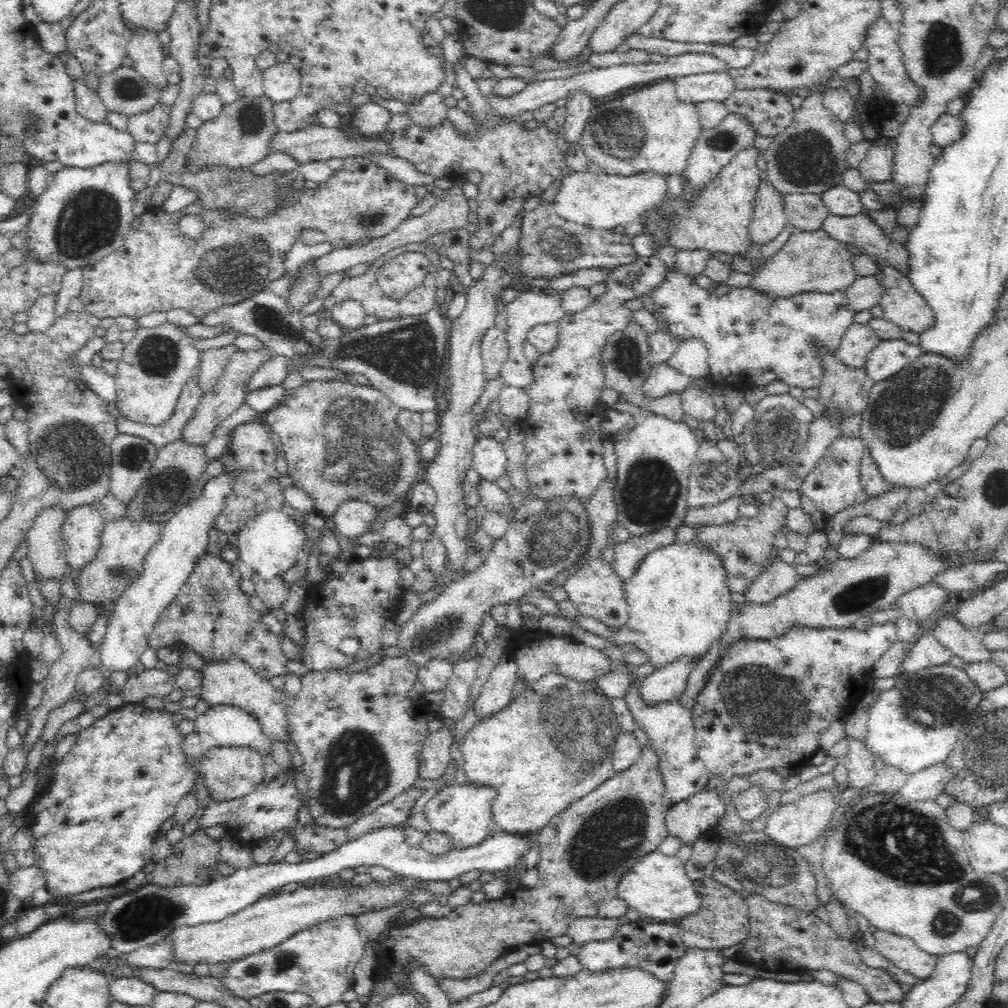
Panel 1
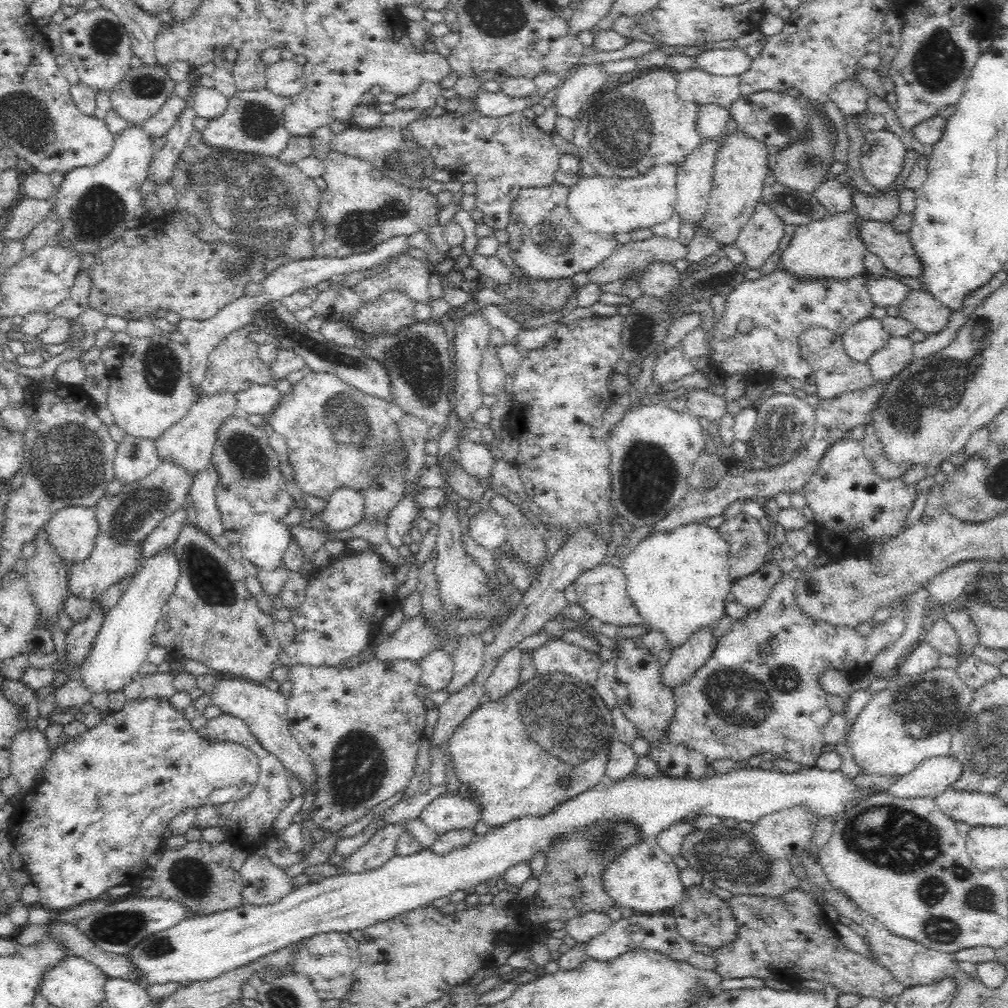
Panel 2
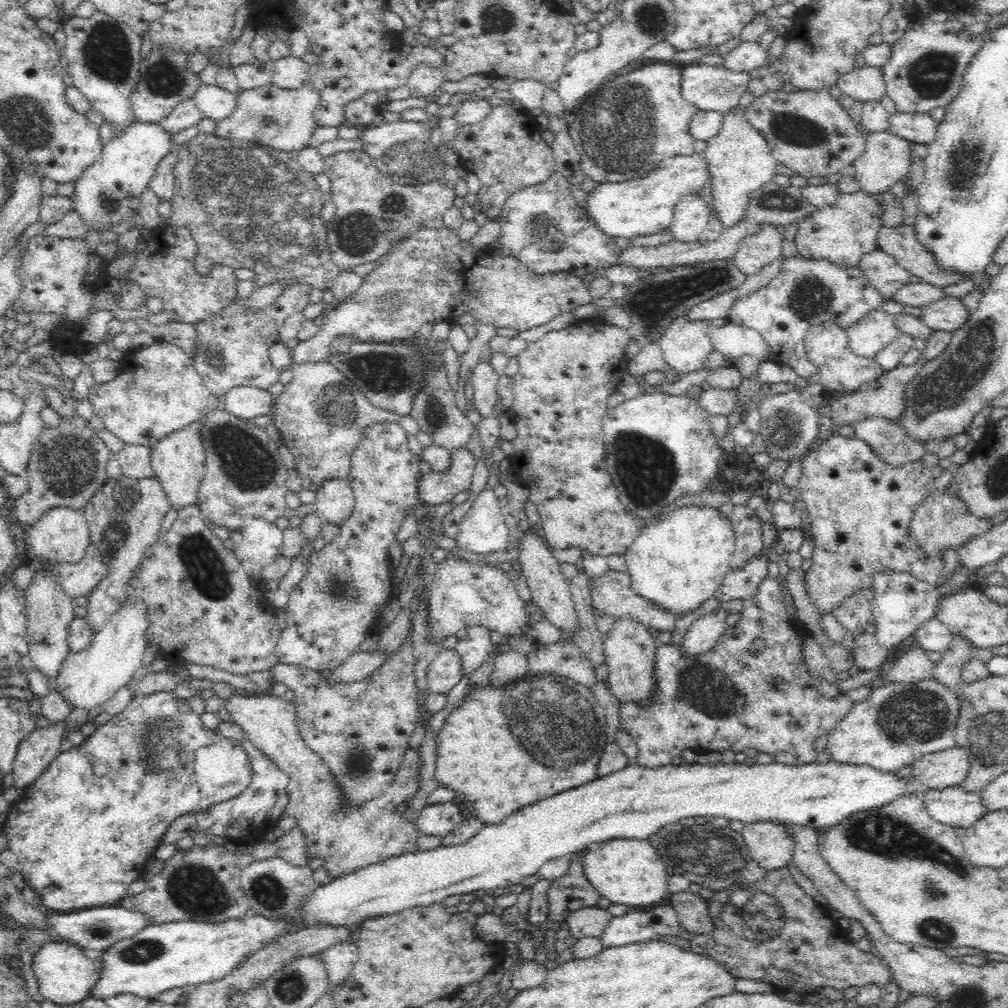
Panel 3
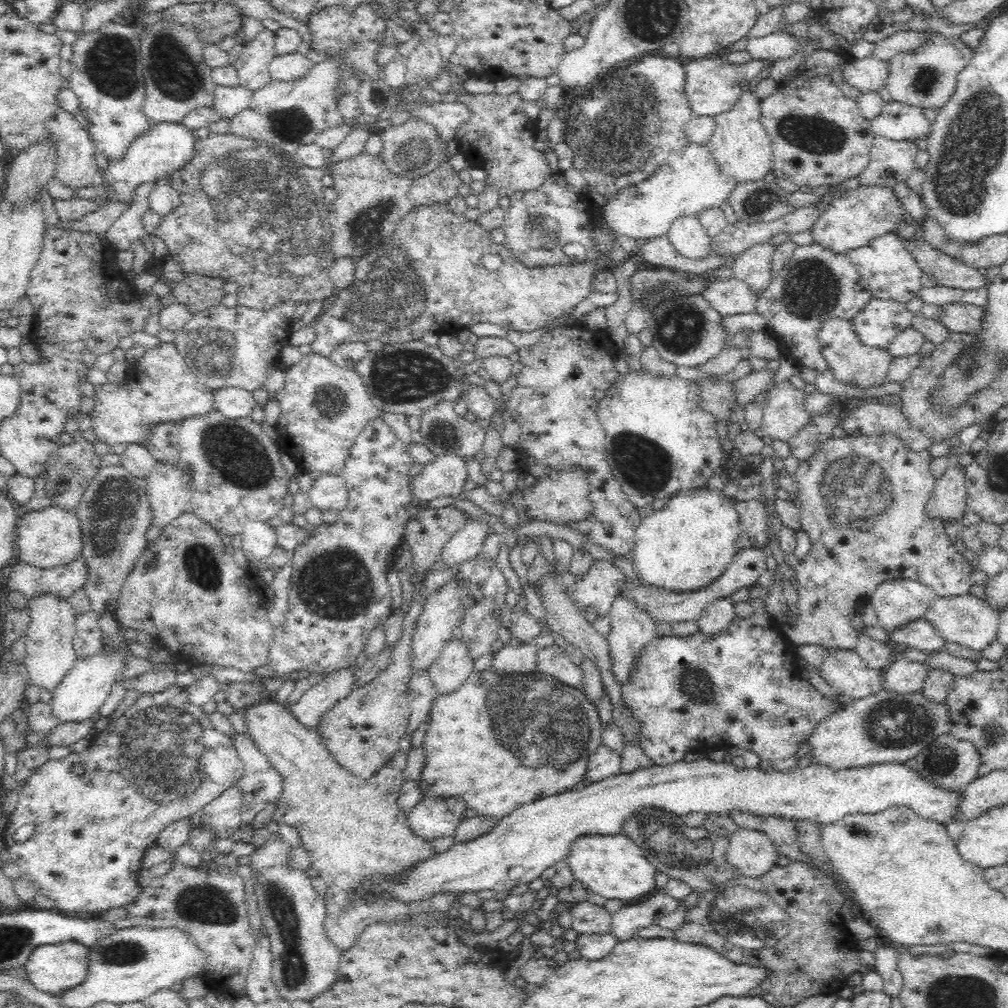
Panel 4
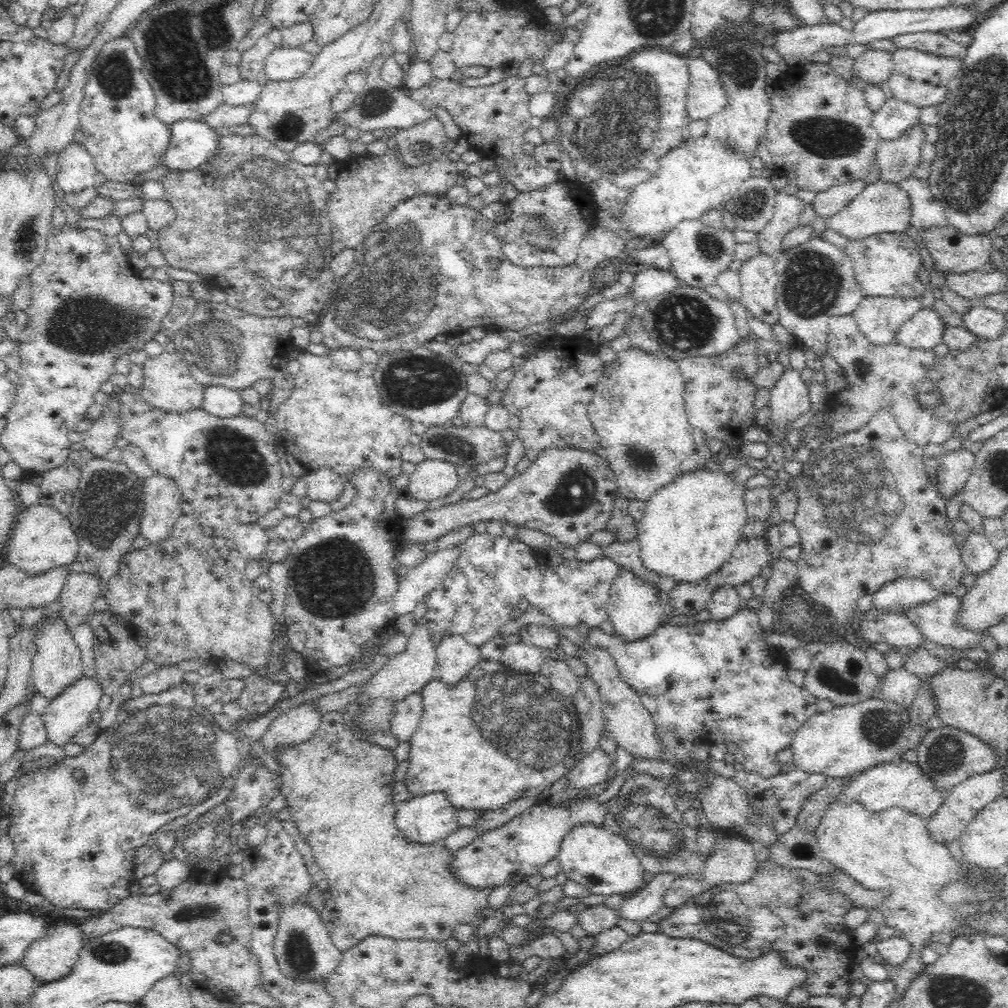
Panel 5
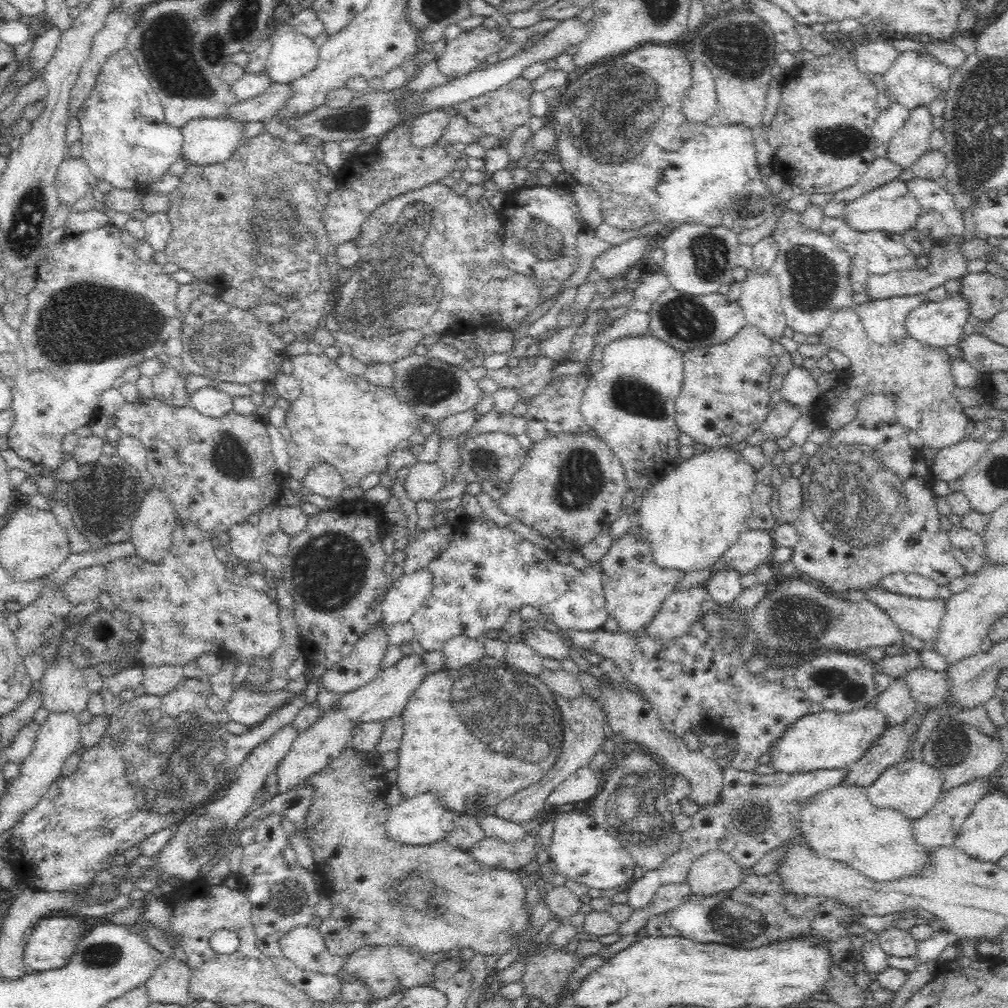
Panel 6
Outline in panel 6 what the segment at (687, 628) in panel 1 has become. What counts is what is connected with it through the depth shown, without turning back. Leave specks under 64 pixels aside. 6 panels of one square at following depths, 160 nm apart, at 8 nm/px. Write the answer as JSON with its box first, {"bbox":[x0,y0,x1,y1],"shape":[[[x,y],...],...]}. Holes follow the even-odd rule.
{"bbox":[638,447,757,573],"shape":[[[702,447],[702,453],[696,454],[688,460],[685,460],[676,468],[671,471],[670,474],[666,474],[662,480],[658,481],[656,486],[650,488],[646,493],[646,498],[643,499],[642,506],[640,506],[639,523],[638,525],[646,533],[646,540],[650,541],[650,548],[652,549],[652,559],[658,567],[663,569],[678,569],[685,573],[694,572],[698,570],[706,570],[711,568],[713,564],[722,556],[725,550],[728,550],[730,546],[738,540],[739,534],[746,530],[746,520],[750,517],[751,501],[749,497],[753,494],[755,485],[757,484],[756,473],[757,471],[752,467],[750,462],[747,462],[738,448],[716,448],[715,450],[709,450]]]}

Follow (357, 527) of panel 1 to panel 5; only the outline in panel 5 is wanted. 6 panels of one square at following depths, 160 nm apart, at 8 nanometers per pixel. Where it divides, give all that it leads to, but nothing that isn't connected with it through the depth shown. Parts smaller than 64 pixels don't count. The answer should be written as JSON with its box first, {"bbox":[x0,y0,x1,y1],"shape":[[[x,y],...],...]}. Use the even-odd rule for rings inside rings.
{"bbox":[304,467,344,504],"shape":[[[329,467],[307,471],[304,478],[307,501],[320,500],[332,504],[342,495],[344,477],[335,474]]]}

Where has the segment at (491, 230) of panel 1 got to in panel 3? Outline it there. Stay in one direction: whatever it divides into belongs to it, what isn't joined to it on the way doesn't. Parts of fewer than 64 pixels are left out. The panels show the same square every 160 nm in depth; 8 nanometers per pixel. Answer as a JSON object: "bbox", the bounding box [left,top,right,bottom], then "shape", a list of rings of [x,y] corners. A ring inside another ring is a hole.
{"bbox":[447,106,555,220],"shape":[[[496,106],[480,121],[474,124],[460,125],[458,134],[451,140],[447,148],[453,148],[459,158],[459,167],[467,172],[474,172],[480,179],[480,188],[477,192],[478,203],[482,212],[486,213],[487,220],[498,220],[504,203],[511,194],[519,190],[544,182],[554,173],[555,160],[553,150],[542,139],[544,122],[530,116],[524,110],[515,110],[511,106]]]}

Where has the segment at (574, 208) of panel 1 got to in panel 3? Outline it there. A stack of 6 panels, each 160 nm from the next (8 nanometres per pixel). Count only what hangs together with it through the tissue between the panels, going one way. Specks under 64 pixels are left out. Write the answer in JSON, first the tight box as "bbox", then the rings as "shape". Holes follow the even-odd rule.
{"bbox":[585,151,712,239],"shape":[[[695,151],[688,156],[665,158],[646,178],[626,180],[622,184],[602,182],[588,193],[585,208],[595,220],[595,225],[589,227],[602,235],[627,239],[669,231],[676,202],[680,202],[684,194],[706,190],[712,183],[707,162]]]}

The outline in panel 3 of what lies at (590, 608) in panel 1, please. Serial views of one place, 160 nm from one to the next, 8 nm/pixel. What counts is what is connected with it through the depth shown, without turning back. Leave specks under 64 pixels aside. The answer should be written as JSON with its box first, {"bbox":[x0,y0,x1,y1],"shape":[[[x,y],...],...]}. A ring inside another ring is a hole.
{"bbox":[590,570,678,631],"shape":[[[608,570],[603,576],[590,578],[590,595],[592,595],[593,606],[601,612],[601,615],[607,614],[614,621],[620,617],[630,616],[644,623],[650,630],[659,631],[674,629],[674,622],[678,620],[678,615],[670,614],[662,609],[660,605],[647,601],[640,594],[636,594],[632,589],[631,577],[627,572],[615,572]]]}

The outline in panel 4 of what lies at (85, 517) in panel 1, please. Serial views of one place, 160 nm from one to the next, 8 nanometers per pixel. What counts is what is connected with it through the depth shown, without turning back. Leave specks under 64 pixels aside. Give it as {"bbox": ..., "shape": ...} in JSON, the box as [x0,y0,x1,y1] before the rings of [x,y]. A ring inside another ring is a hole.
{"bbox":[15,506,82,569],"shape":[[[50,506],[38,511],[28,511],[17,525],[15,540],[19,562],[50,569],[65,565],[78,559],[81,554],[82,537],[80,523],[76,514],[66,511],[63,507]]]}

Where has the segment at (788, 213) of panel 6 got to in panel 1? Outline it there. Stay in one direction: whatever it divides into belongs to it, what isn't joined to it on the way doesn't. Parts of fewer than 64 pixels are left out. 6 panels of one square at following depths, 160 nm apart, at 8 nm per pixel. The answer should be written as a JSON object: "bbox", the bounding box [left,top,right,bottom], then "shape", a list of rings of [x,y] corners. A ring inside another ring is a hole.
{"bbox":[652,266,856,390],"shape":[[[676,266],[667,268],[664,282],[652,291],[654,308],[668,321],[667,328],[681,343],[684,339],[696,337],[706,343],[710,381],[722,386],[743,386],[752,382],[757,386],[767,386],[774,380],[781,380],[788,386],[803,390],[817,388],[821,380],[821,362],[817,357],[820,347],[835,350],[846,330],[853,323],[856,311],[846,307],[844,290],[833,293],[807,292],[788,298],[772,297],[752,287],[729,287],[718,285],[713,293],[708,293],[695,282],[695,277],[686,276]]]}

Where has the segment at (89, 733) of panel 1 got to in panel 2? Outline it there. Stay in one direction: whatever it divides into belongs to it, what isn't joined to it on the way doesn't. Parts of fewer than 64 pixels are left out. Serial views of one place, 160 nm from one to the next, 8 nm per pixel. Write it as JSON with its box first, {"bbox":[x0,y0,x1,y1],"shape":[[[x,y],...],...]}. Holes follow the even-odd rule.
{"bbox":[6,697,259,910],"shape":[[[138,697],[127,702],[120,711],[111,712],[97,726],[86,730],[77,737],[70,738],[64,744],[58,744],[51,757],[45,762],[42,773],[33,789],[24,793],[19,804],[15,804],[14,816],[10,828],[6,832],[10,838],[13,850],[16,850],[23,862],[31,883],[39,888],[39,906],[48,910],[67,910],[79,906],[86,900],[96,900],[104,896],[109,888],[114,886],[132,885],[148,867],[146,859],[156,853],[164,843],[164,830],[169,822],[182,810],[190,807],[205,808],[208,805],[218,806],[224,803],[240,800],[252,792],[259,777],[259,760],[257,754],[249,748],[232,741],[210,742],[200,736],[200,732],[192,729],[184,712],[175,710],[168,698],[159,699]]]}

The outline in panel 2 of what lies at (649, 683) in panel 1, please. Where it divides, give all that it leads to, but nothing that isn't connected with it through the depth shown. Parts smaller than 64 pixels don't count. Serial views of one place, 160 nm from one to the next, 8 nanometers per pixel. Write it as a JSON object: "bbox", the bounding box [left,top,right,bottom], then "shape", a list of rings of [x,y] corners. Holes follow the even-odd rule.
{"bbox":[660,626,717,690],"shape":[[[712,626],[695,630],[690,638],[675,647],[663,665],[660,681],[670,690],[686,682],[711,656],[717,639]]]}

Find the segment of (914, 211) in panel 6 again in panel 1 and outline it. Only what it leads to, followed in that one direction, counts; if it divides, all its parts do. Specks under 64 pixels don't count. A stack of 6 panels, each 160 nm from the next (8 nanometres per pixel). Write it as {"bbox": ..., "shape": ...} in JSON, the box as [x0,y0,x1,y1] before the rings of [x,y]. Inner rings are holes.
{"bbox":[748,230,859,298],"shape":[[[824,230],[815,232],[800,232],[792,234],[785,245],[773,256],[770,257],[762,268],[753,275],[748,286],[754,291],[764,293],[772,297],[788,298],[795,294],[807,292],[819,292],[830,294],[835,290],[842,291],[849,287],[859,276],[852,265],[853,254],[846,249],[846,244],[831,238]]]}

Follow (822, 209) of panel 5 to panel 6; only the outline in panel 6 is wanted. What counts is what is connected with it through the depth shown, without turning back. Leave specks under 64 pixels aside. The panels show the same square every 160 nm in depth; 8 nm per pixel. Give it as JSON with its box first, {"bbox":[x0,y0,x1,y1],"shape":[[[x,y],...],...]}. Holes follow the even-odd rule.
{"bbox":[833,156,902,203],"shape":[[[887,156],[885,158],[875,158],[874,162],[868,167],[868,170],[862,175],[862,178],[852,186],[834,192],[833,200],[842,200],[849,203],[883,184],[892,182],[902,172],[902,167],[898,167],[898,164],[894,164]]]}

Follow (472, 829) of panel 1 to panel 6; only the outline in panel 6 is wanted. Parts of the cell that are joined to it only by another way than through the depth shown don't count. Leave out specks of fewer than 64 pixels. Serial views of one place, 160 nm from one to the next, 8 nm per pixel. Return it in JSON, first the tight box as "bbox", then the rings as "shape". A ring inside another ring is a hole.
{"bbox":[386,792,459,845],"shape":[[[425,792],[409,799],[403,799],[387,816],[386,832],[392,840],[403,845],[429,845],[446,839],[454,828],[454,819],[459,814],[442,806],[441,800],[433,792]]]}

